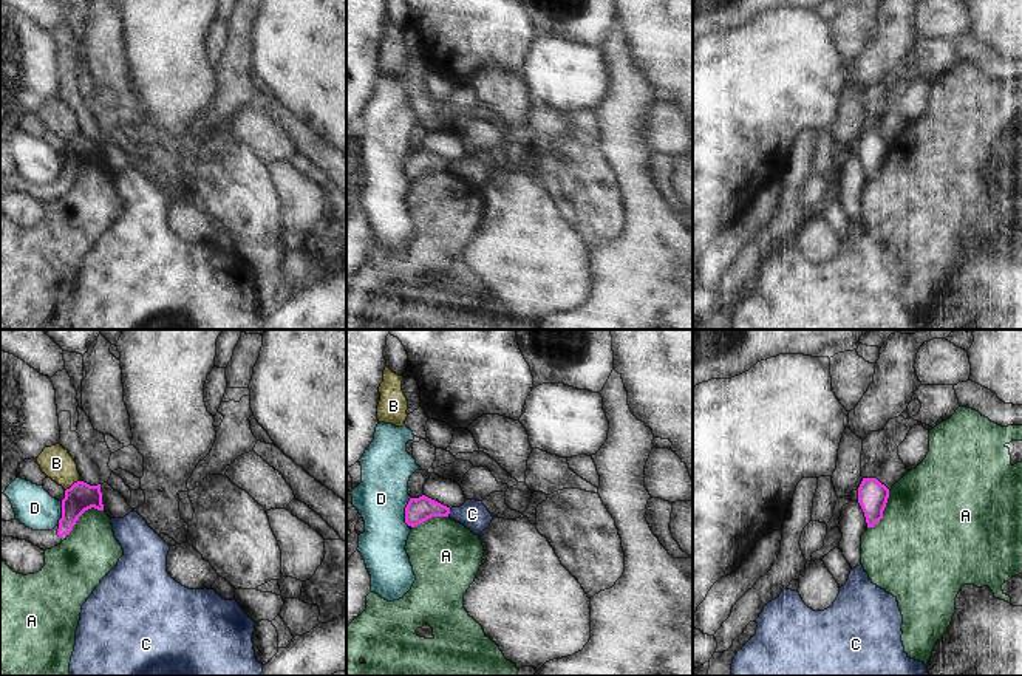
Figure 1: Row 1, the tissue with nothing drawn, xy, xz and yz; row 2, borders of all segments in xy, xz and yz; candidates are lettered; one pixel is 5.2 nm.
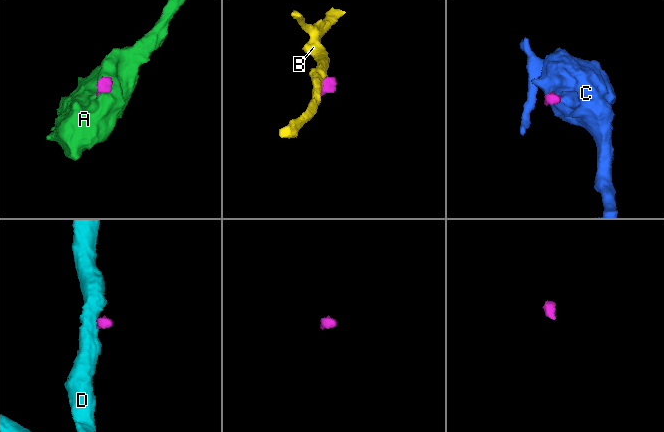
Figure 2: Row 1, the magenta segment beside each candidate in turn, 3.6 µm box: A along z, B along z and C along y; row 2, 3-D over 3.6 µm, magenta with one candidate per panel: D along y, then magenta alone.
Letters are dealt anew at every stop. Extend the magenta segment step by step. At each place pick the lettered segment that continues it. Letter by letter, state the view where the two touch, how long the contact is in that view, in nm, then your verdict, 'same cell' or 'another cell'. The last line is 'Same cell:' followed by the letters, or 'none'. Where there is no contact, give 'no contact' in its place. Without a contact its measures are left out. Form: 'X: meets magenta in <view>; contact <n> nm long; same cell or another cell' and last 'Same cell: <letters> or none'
A: meets magenta in xy; contact 240 nm long; another cell
B: meets magenta in xy; contact 100 nm long; another cell
C: meets magenta in xz; contact 40 nm long; another cell
D: meets magenta in xz; contact 150 nm long; another cell
Same cell: none

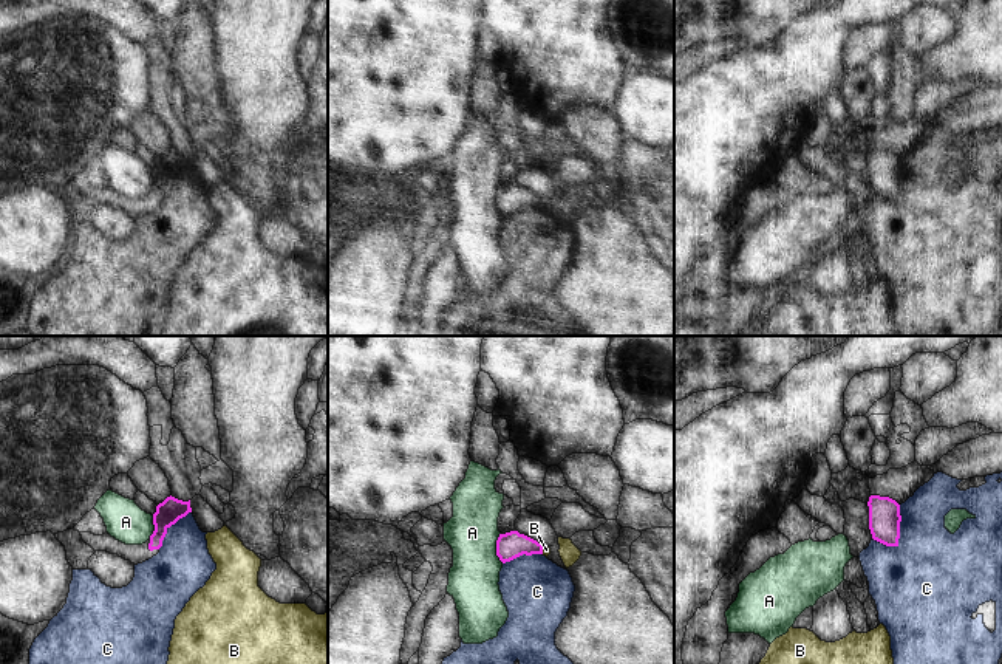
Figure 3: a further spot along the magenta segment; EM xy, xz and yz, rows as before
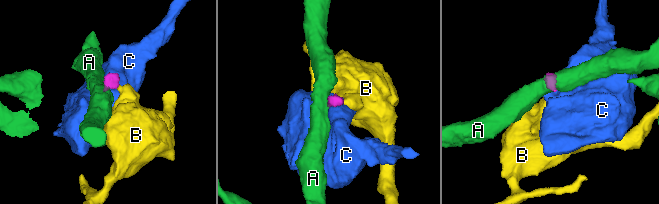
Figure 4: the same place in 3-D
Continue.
A: meets magenta in xz; contact 160 nm long; another cell
B: meets magenta in xz; contact 40 nm long; another cell
C: meets magenta in yz; contact 240 nm long; another cell
Same cell: none

